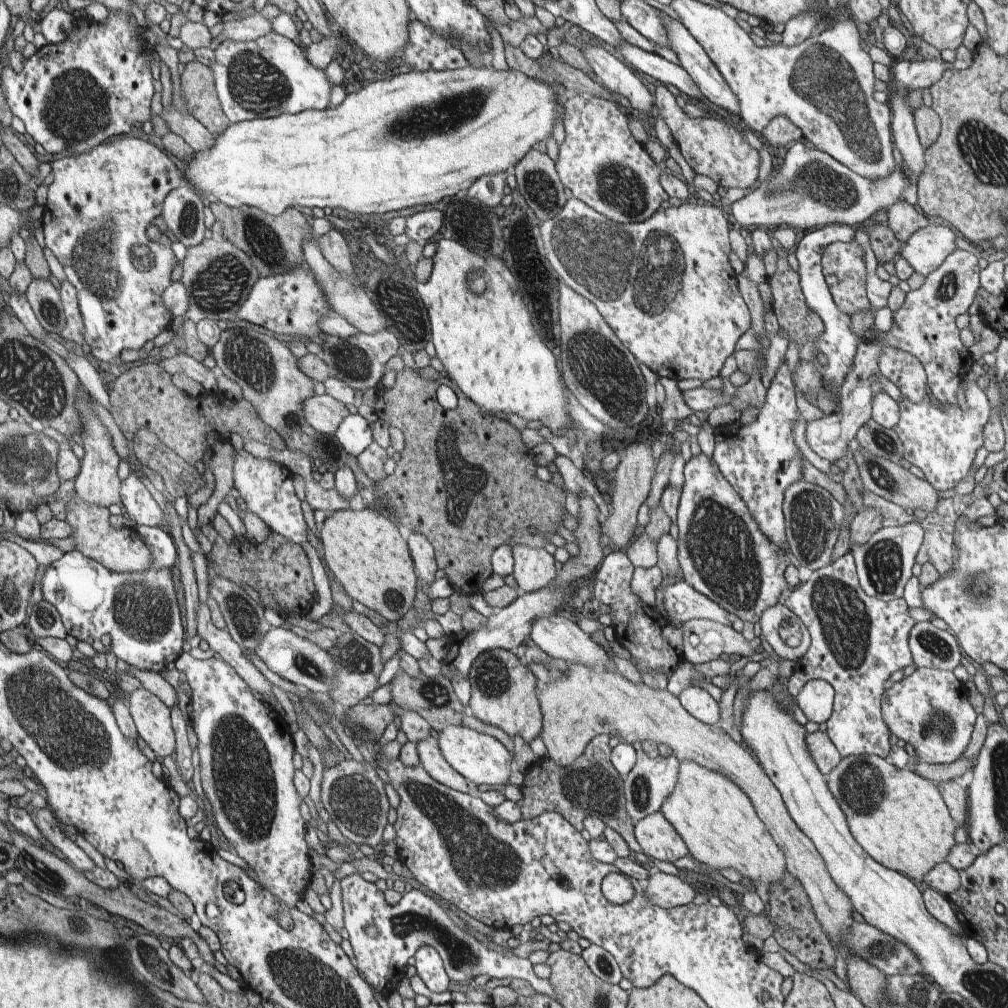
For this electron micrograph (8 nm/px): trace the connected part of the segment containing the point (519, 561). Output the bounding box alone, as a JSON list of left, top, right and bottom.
[512,543,556,592]

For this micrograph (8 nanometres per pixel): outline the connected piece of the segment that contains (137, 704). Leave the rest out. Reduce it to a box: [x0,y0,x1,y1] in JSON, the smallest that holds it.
[127,687,176,757]

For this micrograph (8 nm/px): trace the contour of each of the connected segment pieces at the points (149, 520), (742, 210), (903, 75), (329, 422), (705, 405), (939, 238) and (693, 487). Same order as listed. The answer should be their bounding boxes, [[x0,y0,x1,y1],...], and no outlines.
[[122,472,165,527],[731,140,918,230],[891,57,947,91],[303,394,351,434],[681,378,736,412],[901,224,956,276],[677,453,790,624]]

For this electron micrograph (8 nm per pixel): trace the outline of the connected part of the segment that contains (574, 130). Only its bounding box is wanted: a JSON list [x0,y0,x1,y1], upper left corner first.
[555,95,668,223]

